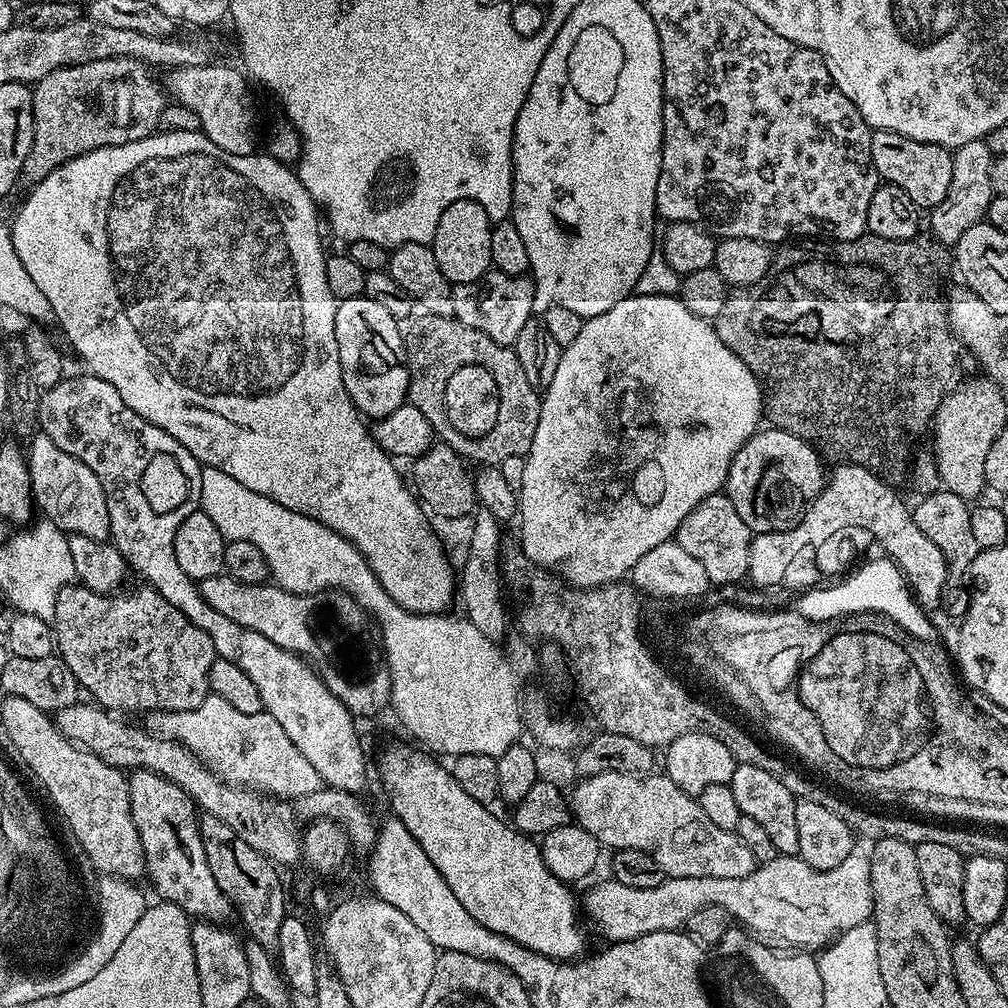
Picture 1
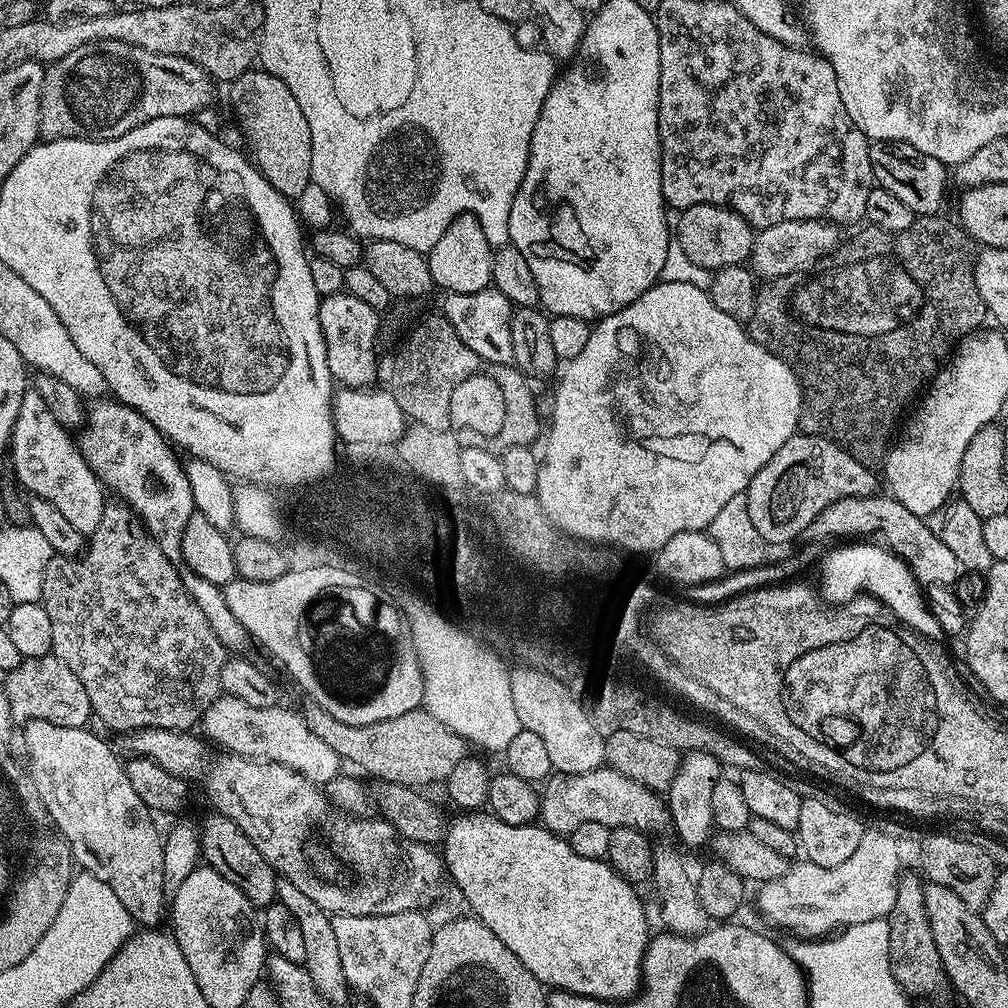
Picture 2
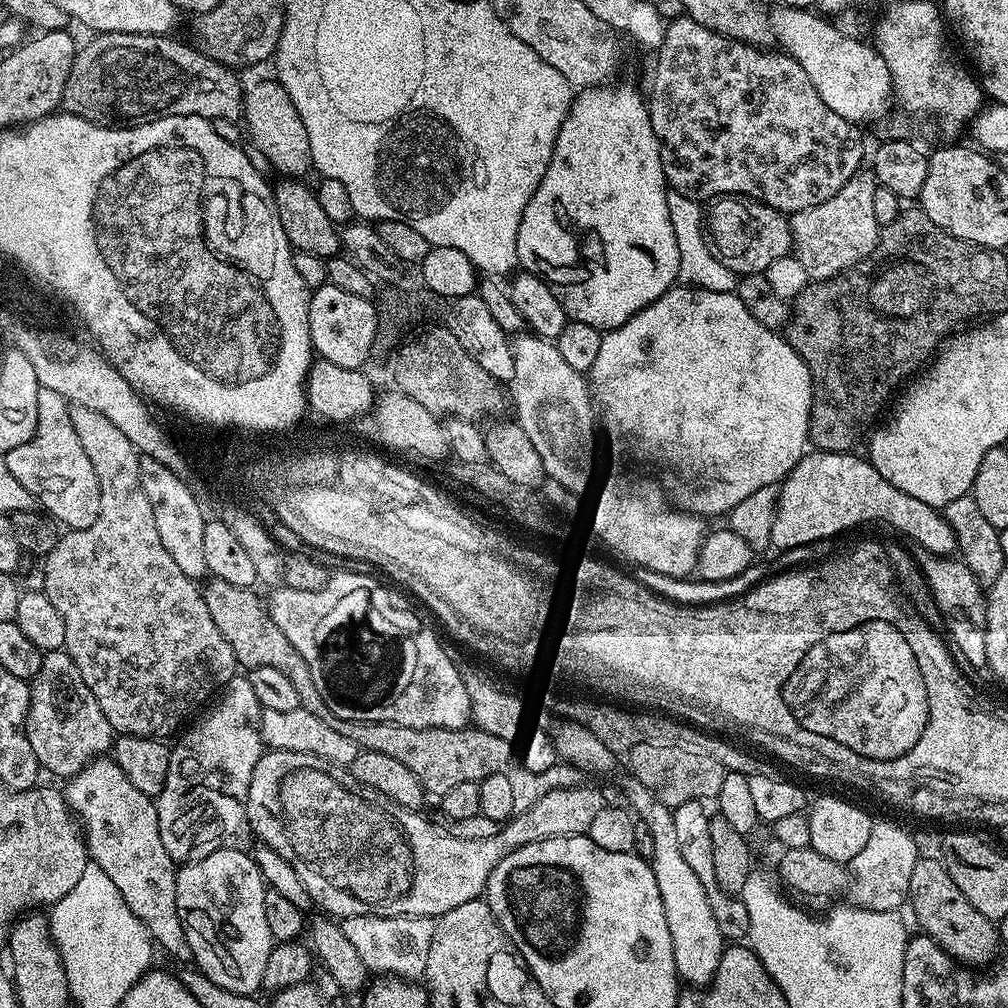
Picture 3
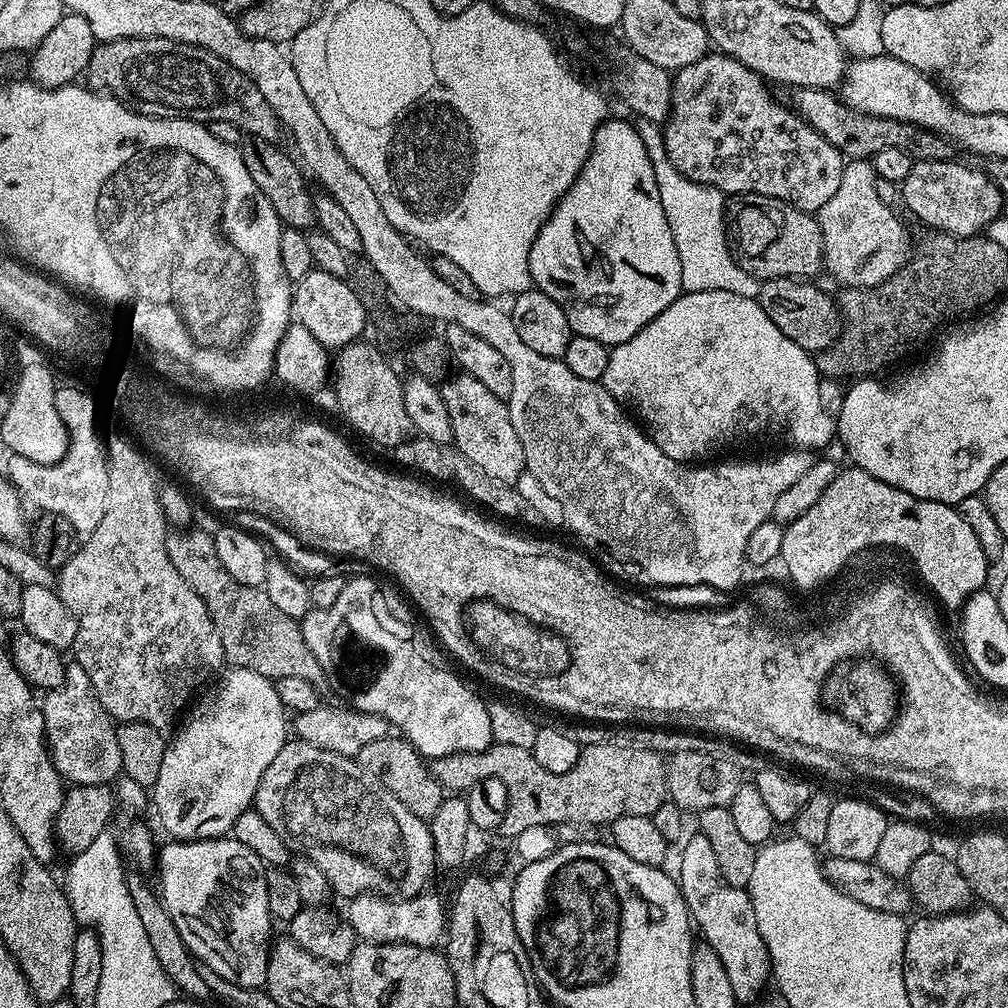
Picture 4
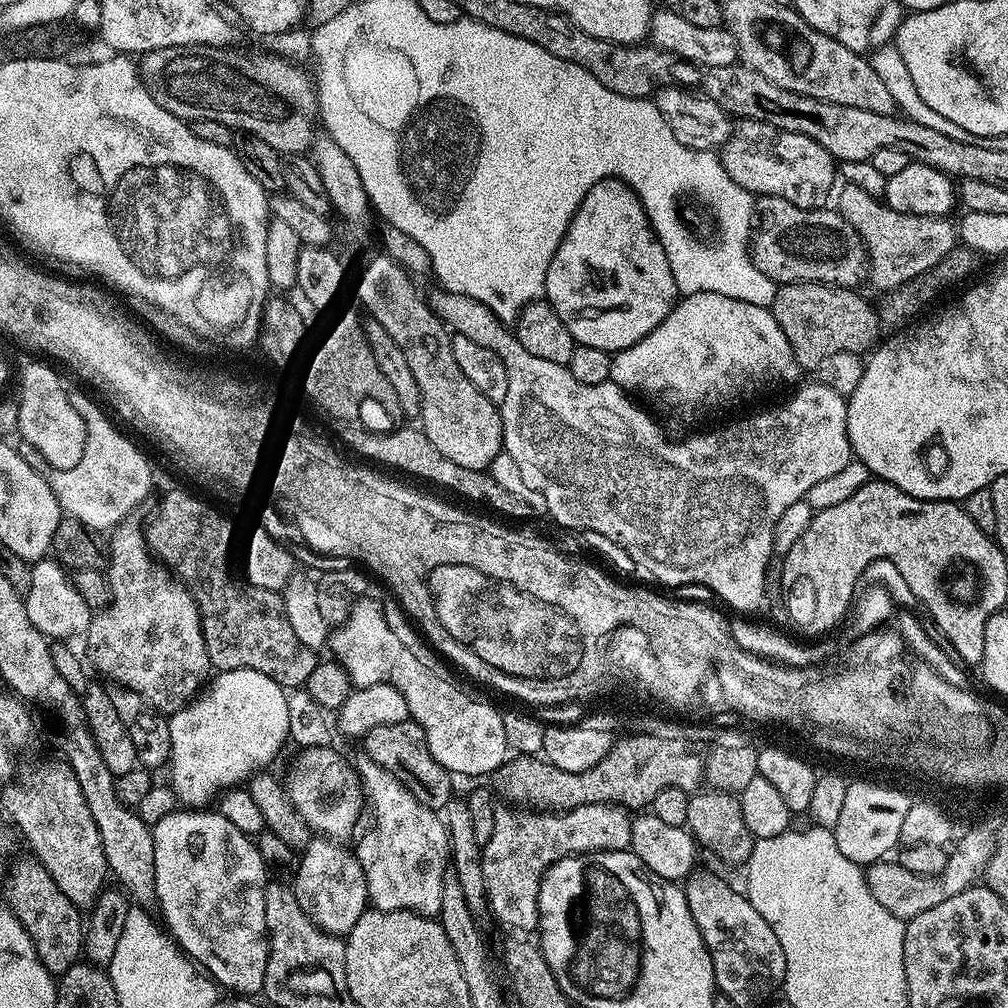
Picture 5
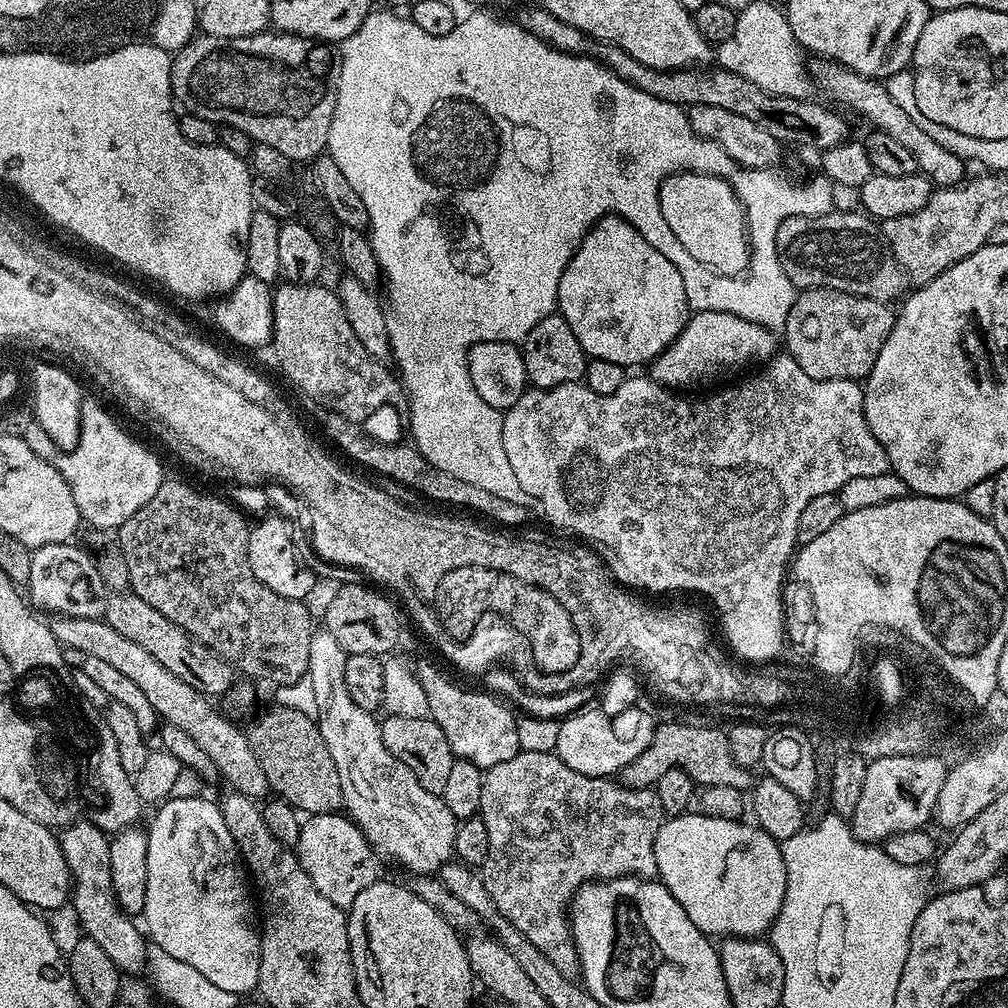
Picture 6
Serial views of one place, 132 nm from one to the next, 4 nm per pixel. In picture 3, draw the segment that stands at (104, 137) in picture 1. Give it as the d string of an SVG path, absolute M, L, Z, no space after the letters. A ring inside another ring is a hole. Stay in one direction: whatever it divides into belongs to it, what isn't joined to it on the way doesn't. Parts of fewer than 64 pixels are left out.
M102 32L91 37L93 40L88 45L81 47L76 53L74 62L70 66L70 78L66 78L66 90L62 101L63 111L74 114L78 118L86 118L95 124L105 126L131 126L141 122L156 119L157 116L205 116L208 120L214 121L218 118L239 121L244 110L245 85L240 85L240 80L235 71L229 69L227 64L219 64L216 59L209 56L207 52L199 47L191 48L180 40L172 40L171 35L167 36L143 36L137 32Z

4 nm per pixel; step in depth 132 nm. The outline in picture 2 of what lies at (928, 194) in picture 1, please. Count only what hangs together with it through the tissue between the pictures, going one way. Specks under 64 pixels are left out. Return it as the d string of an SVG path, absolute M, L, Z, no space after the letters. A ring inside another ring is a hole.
M874 140L869 143L870 166L873 181L879 187L890 190L901 202L906 202L917 217L935 216L944 204L944 195L948 192L950 172L938 158L930 158L930 154L922 154L922 150L914 150L906 142L897 140Z

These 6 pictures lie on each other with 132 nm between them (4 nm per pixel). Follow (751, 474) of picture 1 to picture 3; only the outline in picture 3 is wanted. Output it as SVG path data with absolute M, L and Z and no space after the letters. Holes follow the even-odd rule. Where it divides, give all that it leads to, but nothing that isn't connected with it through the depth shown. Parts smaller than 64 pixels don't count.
M809 451L794 466L789 476L784 477L778 488L776 497L776 513L772 519L772 543L776 550L819 544L828 542L831 536L839 532L848 532L859 524L868 524L877 520L880 524L889 524L900 532L905 532L916 544L921 544L924 552L932 552L936 556L952 556L957 551L954 530L950 530L950 522L946 522L943 511L926 506L918 498L910 498L910 494L902 494L898 486L890 486L878 470L874 470L871 460L863 455L856 456L852 452Z

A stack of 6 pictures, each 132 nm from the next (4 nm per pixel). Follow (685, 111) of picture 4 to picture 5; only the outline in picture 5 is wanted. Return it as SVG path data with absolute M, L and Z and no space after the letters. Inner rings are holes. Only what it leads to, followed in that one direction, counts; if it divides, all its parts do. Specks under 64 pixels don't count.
M741 119L719 157L724 169L748 192L757 197L786 198L786 202L799 208L825 207L832 187L833 192L837 187L838 161L818 146L814 138L806 138L806 134L794 134L790 130L778 130L778 126L770 126L766 122Z

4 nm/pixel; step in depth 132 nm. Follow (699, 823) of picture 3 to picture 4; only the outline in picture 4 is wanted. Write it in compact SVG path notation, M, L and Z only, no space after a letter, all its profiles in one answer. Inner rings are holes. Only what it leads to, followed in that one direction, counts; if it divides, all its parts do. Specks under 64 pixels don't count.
M690 836L683 841L678 875L680 893L684 895L688 915L699 935L700 932L704 935L701 936L703 943L709 944L714 954L718 954L726 975L730 977L730 987L734 989L736 1001L742 1006L755 1005L769 987L772 963L766 942L762 942L762 933L758 930L758 918L754 918L752 897L745 889L730 886L726 878L722 878L722 870L718 870L718 857L704 836Z

